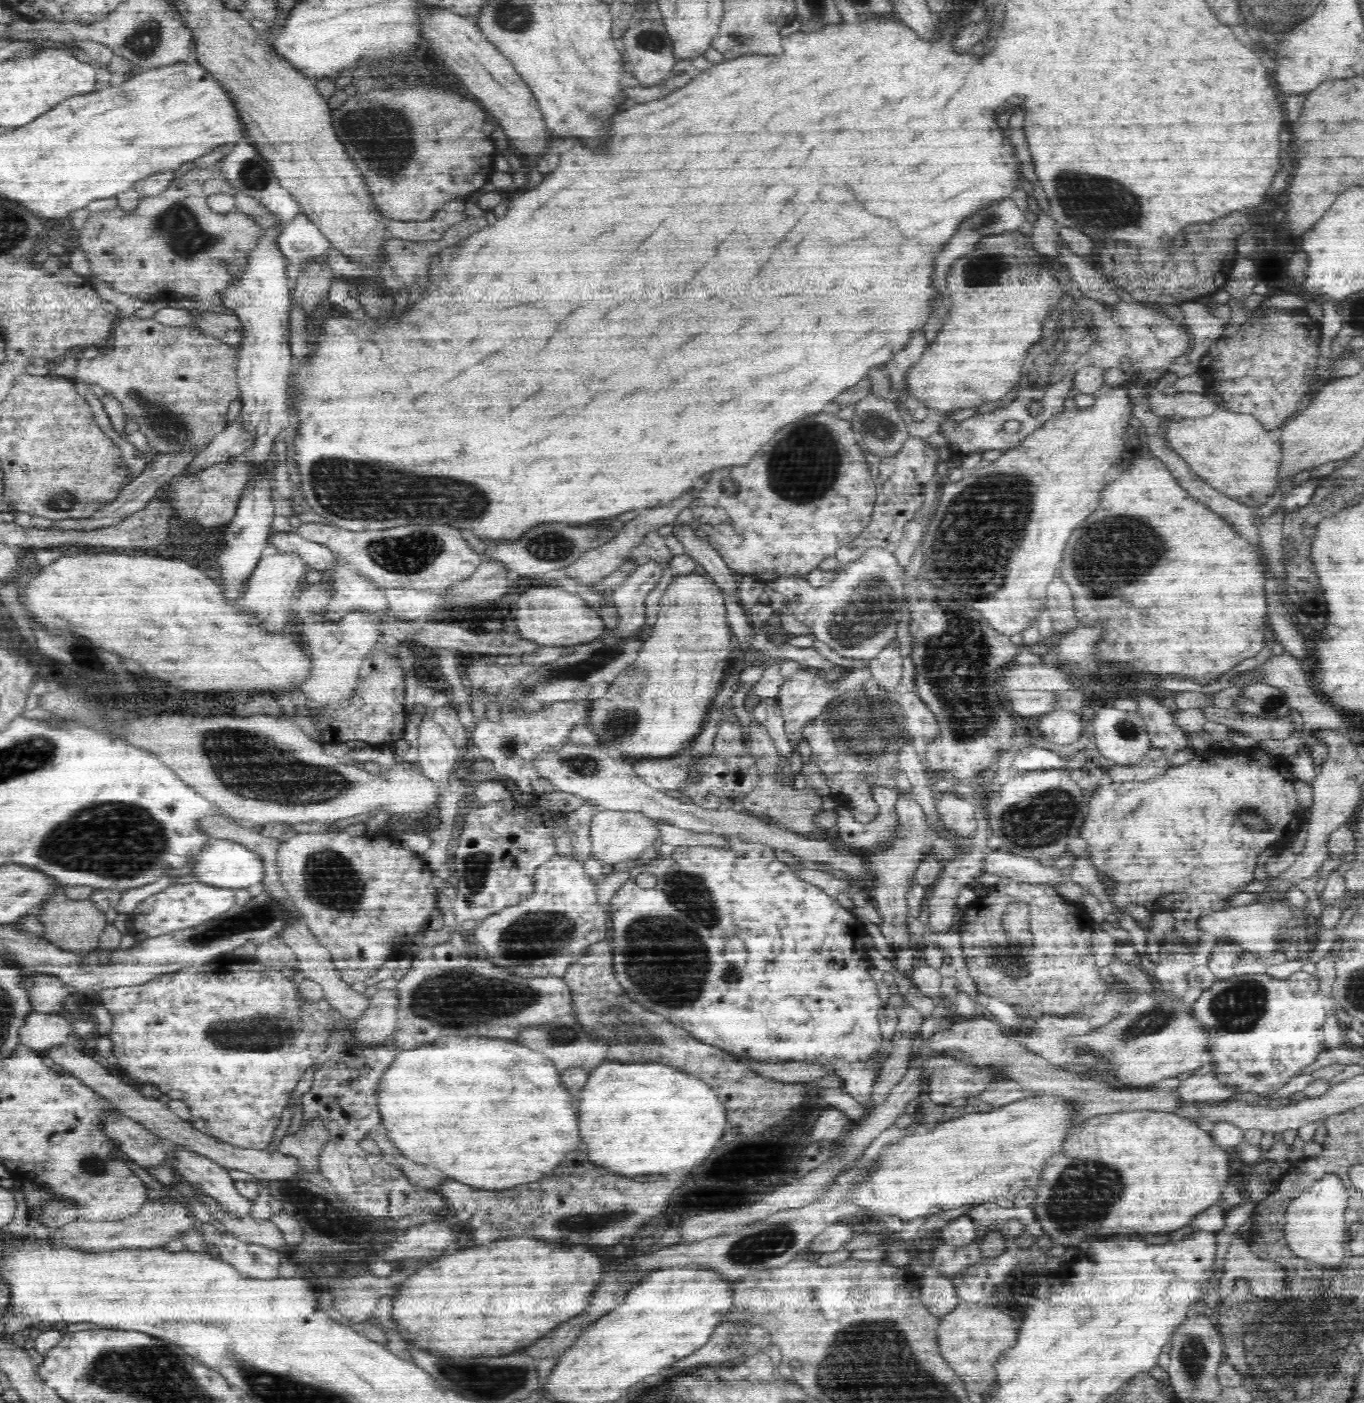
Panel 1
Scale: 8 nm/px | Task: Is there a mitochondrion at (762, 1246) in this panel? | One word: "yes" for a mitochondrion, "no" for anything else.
yes

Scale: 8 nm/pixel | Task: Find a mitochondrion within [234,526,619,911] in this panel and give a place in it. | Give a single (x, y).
(406, 554)

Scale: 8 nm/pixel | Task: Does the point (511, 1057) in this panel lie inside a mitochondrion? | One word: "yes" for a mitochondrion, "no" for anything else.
no

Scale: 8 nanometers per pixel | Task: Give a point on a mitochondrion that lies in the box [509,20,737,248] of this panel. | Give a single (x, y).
(650, 40)

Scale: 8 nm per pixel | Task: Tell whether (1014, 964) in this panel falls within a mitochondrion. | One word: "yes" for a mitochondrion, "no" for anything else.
yes

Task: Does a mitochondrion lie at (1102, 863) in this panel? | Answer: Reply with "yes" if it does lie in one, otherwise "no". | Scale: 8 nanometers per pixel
no

